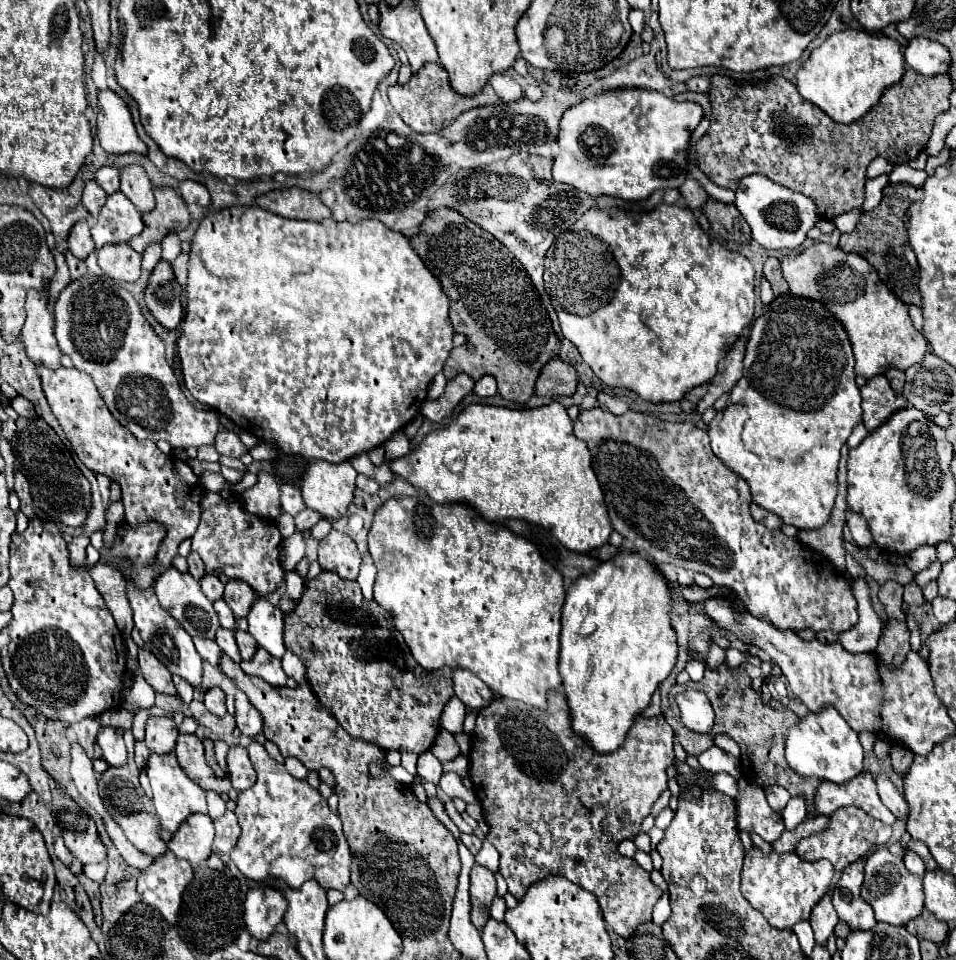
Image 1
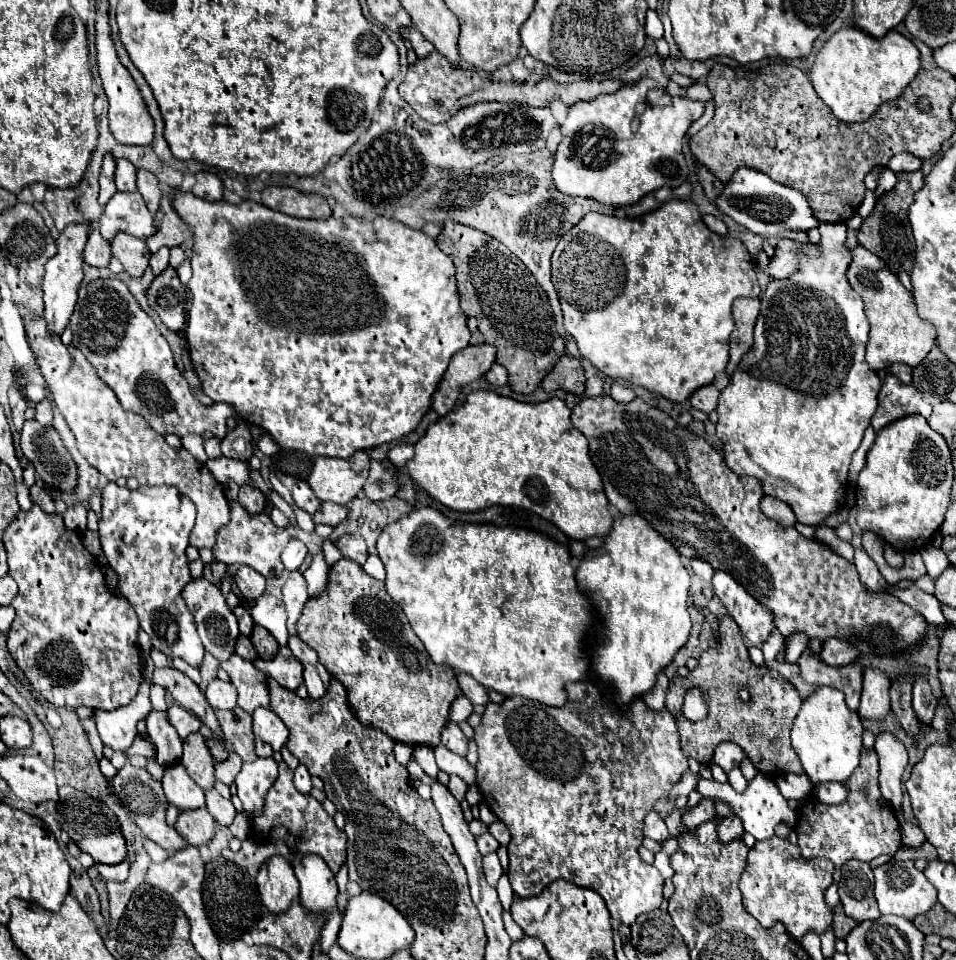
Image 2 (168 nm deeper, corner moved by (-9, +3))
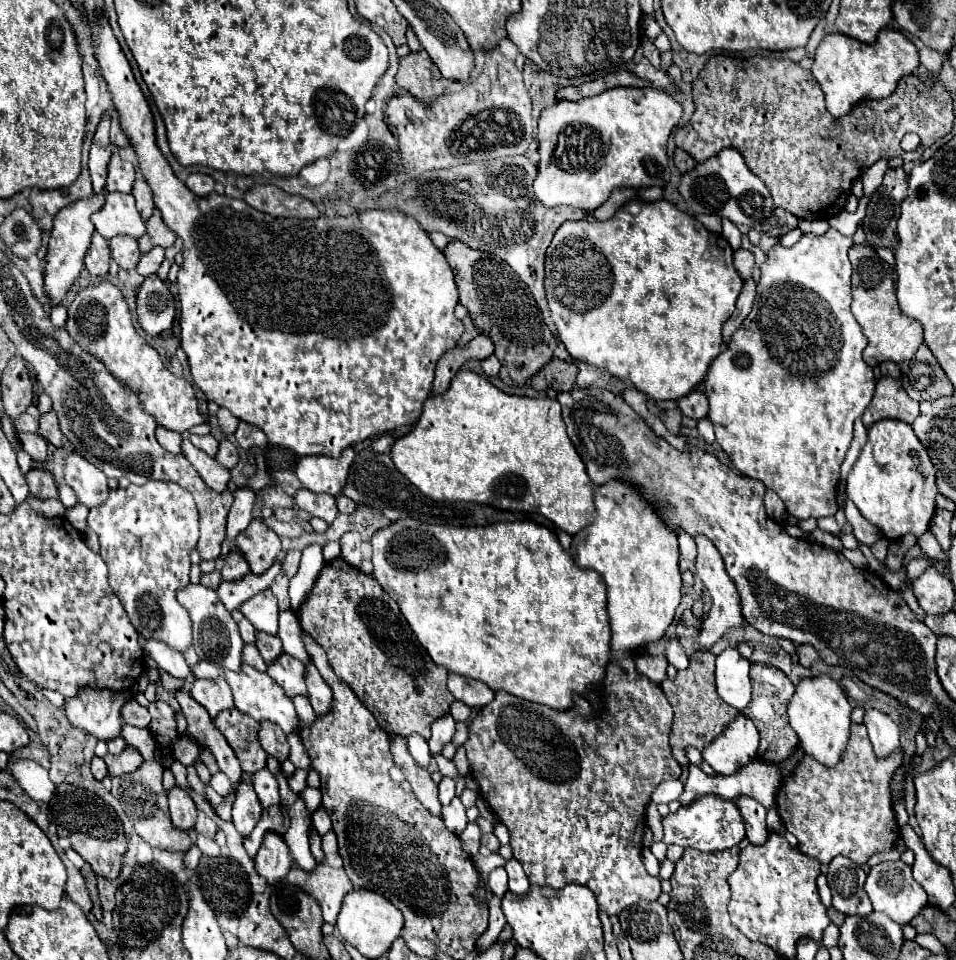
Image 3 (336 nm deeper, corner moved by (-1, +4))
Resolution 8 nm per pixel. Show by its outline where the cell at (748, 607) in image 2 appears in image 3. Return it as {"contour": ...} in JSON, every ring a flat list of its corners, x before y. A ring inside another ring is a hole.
{"contour":[[697,535,695,537,695,543,697,543,697,559,695,559,695,567,697,567,697,577,703,581,705,589,709,591,711,599,713,599,713,605,709,609,709,613,703,617,703,623,701,623,701,629,699,629,699,635,697,635,697,643,703,651,709,651,713,647,713,643,725,635,729,629,733,627,741,627,745,623,743,615,741,615,741,603,739,603,739,593,733,585,733,581,729,581,729,575,725,573,725,567,723,567,723,559,721,555,717,553,715,545,711,545,711,541,707,537,701,537]]}

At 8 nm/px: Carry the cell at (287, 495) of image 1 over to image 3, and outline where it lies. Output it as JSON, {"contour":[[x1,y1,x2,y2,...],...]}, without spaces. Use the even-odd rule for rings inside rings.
{"contour":[[301,489,295,495,295,503,301,511,309,513,311,517,319,517,325,519,327,523,333,523,335,515,337,515,337,503,335,497,329,493,311,493,307,489]]}

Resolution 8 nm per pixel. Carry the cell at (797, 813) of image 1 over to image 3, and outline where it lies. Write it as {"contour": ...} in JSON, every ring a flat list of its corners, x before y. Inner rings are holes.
{"contour":[[827,675,819,677,805,677,795,687,795,693,787,707,789,723,795,729,799,737,799,745,805,755,811,755,823,765,837,765,841,759,841,753,845,751,845,745,849,741,849,725,851,725,851,705,847,701,845,691,837,681,833,681]]}

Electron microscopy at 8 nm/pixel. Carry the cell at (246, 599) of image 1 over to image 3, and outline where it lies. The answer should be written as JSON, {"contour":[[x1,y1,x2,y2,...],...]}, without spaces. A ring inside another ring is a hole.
{"contour":[[231,549,229,555,223,559,223,569,221,569,221,575,225,581,235,581,235,579,241,579,249,573,249,563,247,559,243,557,243,553,239,549]]}

